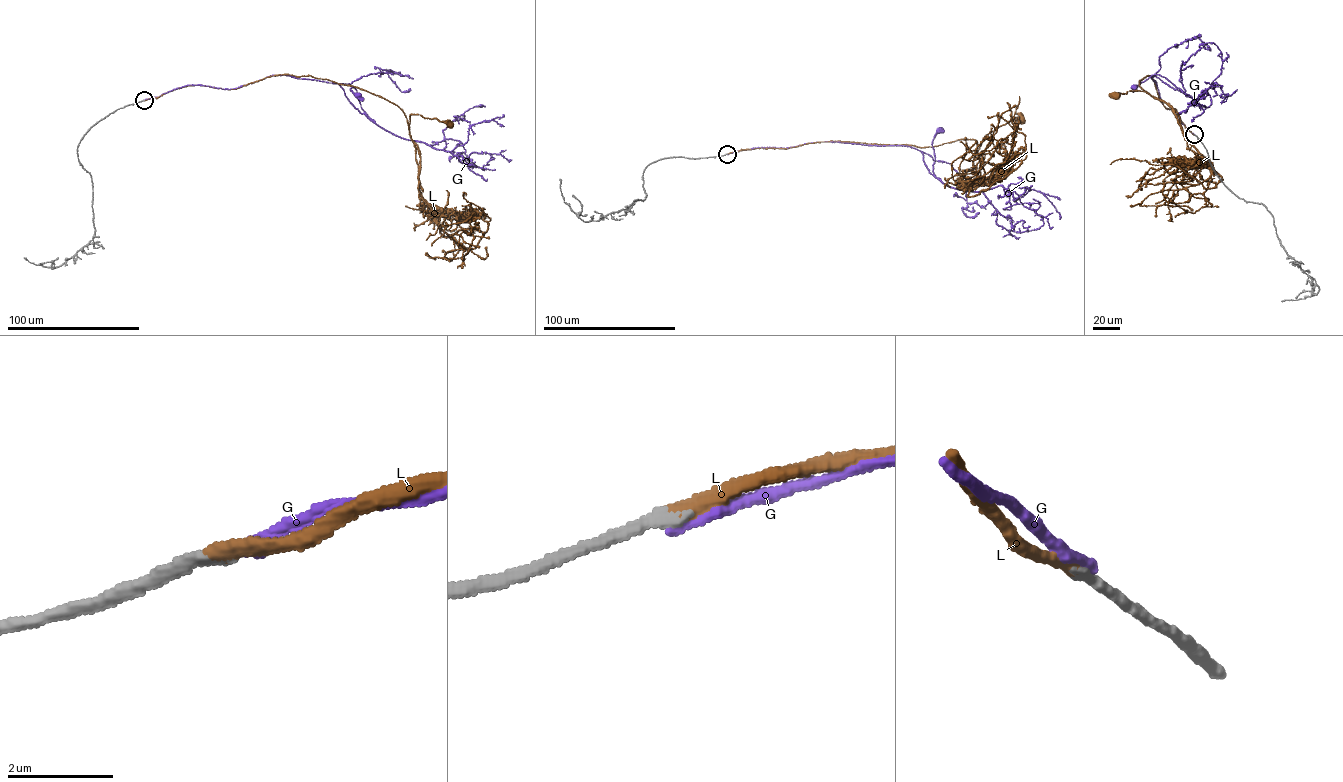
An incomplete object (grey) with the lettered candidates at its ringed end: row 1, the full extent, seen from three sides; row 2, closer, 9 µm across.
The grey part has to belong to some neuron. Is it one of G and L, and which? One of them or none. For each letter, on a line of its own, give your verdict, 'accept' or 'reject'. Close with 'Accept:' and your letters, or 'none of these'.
G: reject
L: accept
Accept: L

